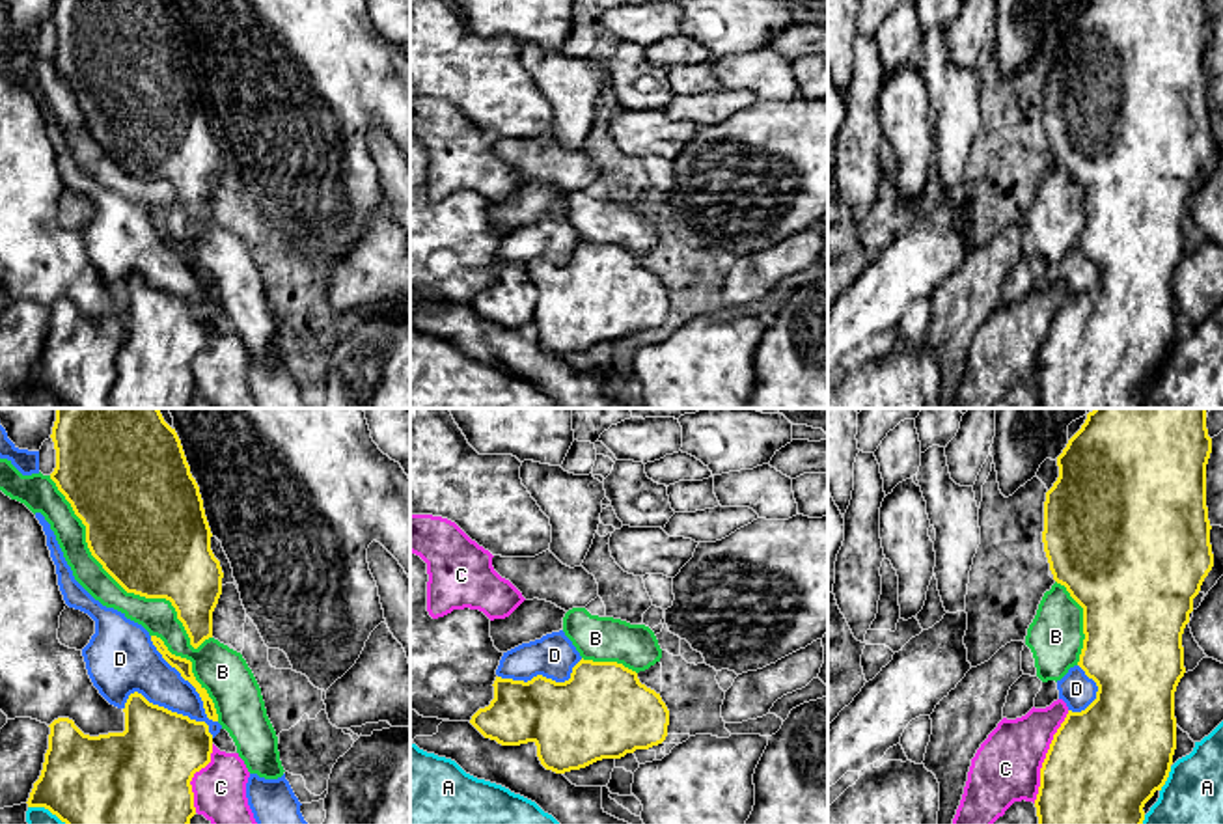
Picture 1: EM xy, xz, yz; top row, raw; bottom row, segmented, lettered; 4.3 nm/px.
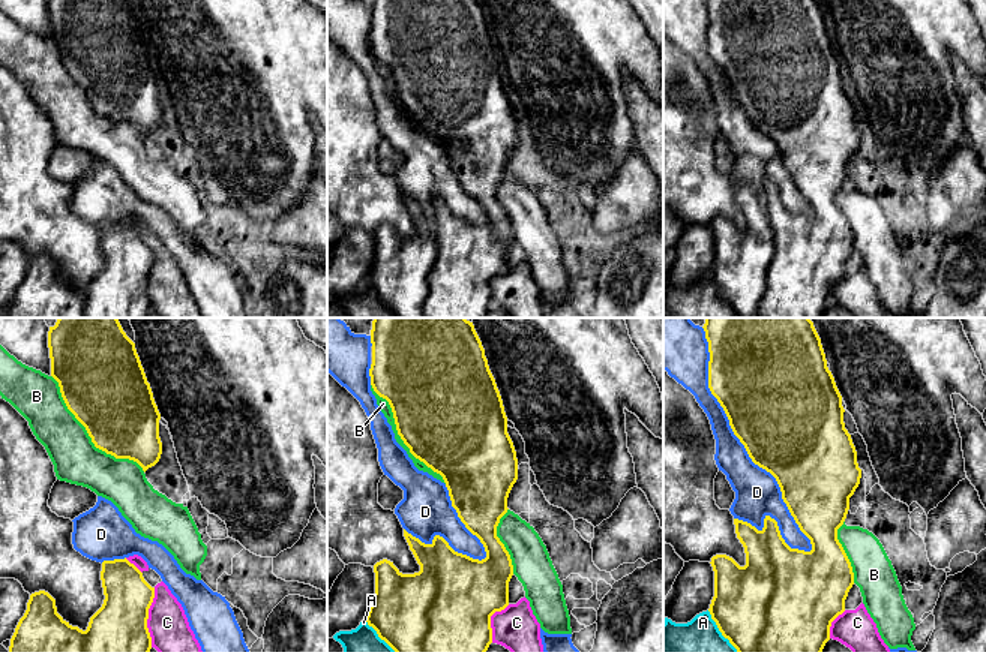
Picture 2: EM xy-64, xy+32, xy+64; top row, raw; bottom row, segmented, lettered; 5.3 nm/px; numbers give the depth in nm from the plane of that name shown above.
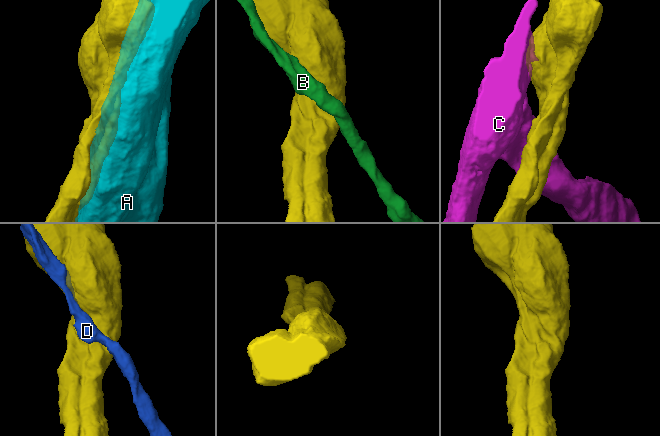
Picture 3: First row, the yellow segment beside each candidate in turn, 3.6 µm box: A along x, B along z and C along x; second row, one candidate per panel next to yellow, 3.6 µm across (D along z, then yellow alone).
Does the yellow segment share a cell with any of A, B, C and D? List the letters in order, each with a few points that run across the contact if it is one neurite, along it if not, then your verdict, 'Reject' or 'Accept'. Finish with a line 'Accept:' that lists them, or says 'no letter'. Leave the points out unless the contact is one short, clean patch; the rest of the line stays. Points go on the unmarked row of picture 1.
A: Reject
B: Reject
C: Reject
D: Reject
Accept: no letter

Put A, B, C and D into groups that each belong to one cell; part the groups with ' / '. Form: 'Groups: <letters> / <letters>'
Groups: A / B D / C

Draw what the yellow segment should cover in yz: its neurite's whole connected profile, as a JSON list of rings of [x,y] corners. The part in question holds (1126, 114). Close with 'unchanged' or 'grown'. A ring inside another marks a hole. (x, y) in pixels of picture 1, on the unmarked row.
[[[1087,0],[1057,39],[1059,60],[1046,75],[1042,125],[1053,162],[1083,190],[1083,231],[1078,248],[1098,268],[1096,282],[1081,295],[1068,293],[1053,317],[1040,350],[1035,382],[1038,408],[1141,408],[1145,386],[1165,367],[1176,332],[1175,274],[1186,255],[1182,216],[1193,194],[1193,181],[1214,149],[1206,89],[1206,47],[1212,35],[1206,0]]]; unchanged

